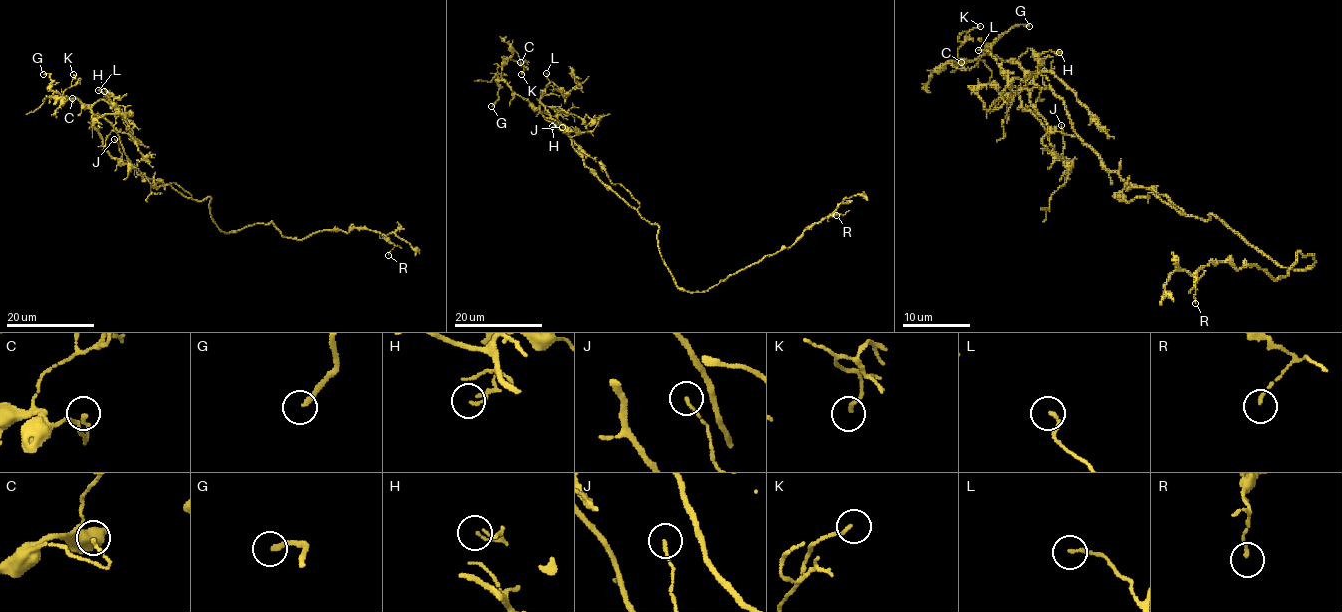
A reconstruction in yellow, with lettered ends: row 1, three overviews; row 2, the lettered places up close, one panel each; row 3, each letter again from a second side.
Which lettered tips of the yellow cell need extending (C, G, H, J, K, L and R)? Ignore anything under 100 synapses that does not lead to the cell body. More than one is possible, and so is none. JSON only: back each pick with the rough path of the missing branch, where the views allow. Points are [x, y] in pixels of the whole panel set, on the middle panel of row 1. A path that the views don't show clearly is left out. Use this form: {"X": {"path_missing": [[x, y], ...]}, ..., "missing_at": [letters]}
{"G": {"path_missing": [[491, 106], [485, 103], [485, 93], [496, 79], [505, 75], [530, 77], [538, 72], [551, 71]]}, "missing_at": ["G"]}

